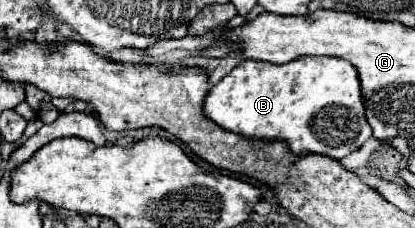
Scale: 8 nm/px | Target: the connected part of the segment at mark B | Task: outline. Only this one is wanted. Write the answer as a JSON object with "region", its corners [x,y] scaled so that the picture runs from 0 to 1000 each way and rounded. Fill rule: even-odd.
{"region":[[[725,250],[687,285],[581,268],[508,382],[489,496],[533,566],[595,610],[682,618],[706,680],[783,680],[827,697],[899,583],[880,522],[870,373],[851,285],[812,250]]]}

